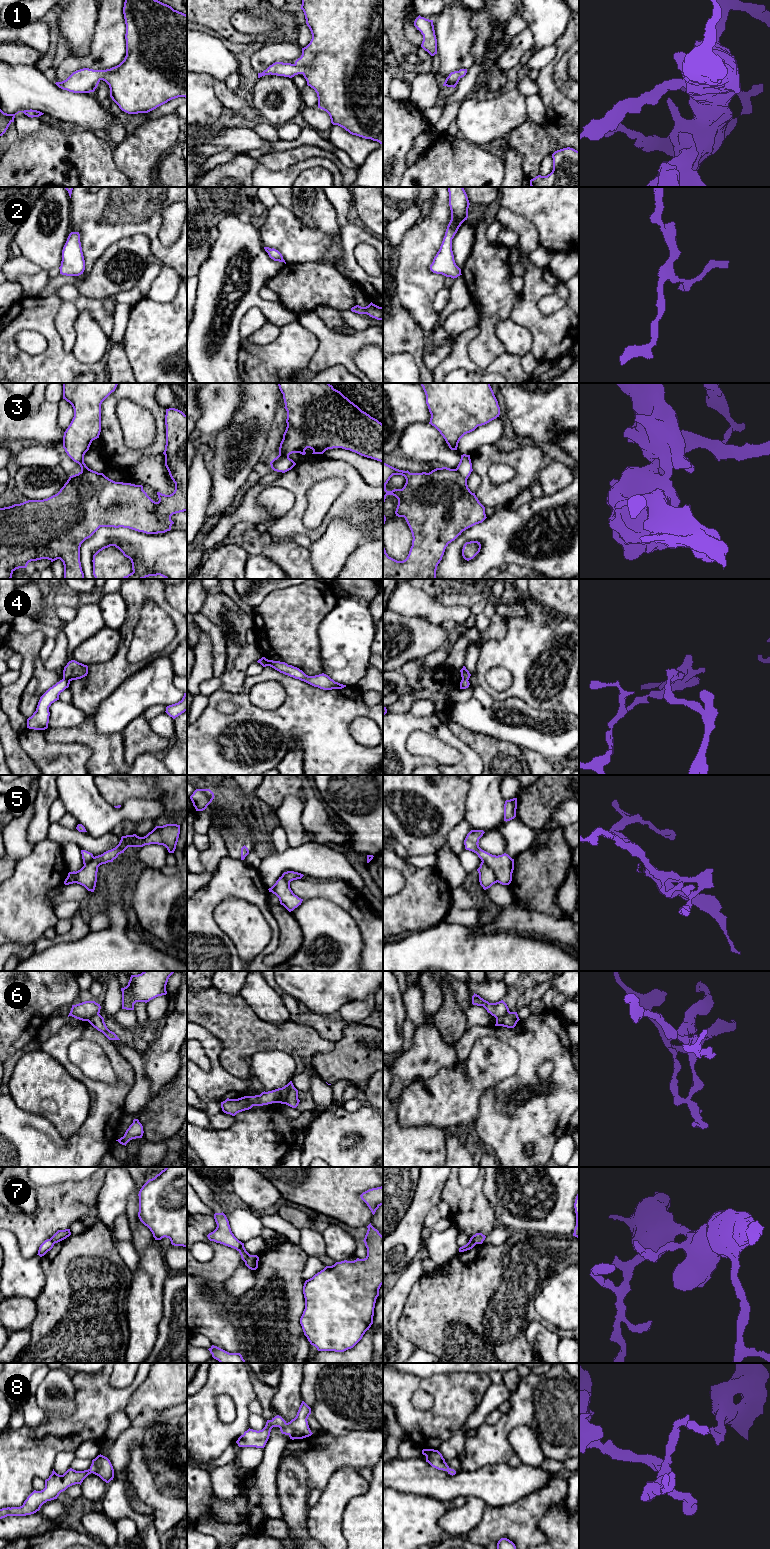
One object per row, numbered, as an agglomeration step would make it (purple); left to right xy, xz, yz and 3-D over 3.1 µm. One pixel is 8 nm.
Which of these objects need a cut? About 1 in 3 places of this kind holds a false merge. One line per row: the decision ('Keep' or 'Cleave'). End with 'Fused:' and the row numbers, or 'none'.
1: Keep
2: Keep
3: Cleave
4: Cleave
5: Cleave
6: Cleave
7: Cleave
8: Keep
Fused: 3, 4, 5, 6, 7

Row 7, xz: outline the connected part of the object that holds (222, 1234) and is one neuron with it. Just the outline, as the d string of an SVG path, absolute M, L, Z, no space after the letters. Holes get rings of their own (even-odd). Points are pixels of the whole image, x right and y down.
M223 1212L215 1213L214 1219L217 1227L213 1232L207 1235L208 1239L236 1249L240 1253L242 1260L245 1262L250 1254L246 1251L244 1243L239 1241L232 1233L226 1215Z

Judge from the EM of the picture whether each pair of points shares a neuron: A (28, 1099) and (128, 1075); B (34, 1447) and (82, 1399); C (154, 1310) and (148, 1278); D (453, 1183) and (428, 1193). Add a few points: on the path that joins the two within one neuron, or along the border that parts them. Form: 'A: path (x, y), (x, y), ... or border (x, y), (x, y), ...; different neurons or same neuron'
A: border (66, 1070), (80, 1079), (86, 1087), (90, 1108); different neurons
B: path (49, 1439), (59, 1434), (79, 1414); same neuron
C: path (148, 1302), (148, 1286); same neuron
D: border (448, 1177), (441, 1199); different neurons

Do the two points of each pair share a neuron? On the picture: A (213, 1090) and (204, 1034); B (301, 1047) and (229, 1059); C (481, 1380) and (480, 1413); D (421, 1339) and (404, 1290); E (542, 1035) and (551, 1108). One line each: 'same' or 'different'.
A: same
B: same
C: different
D: different
E: same

